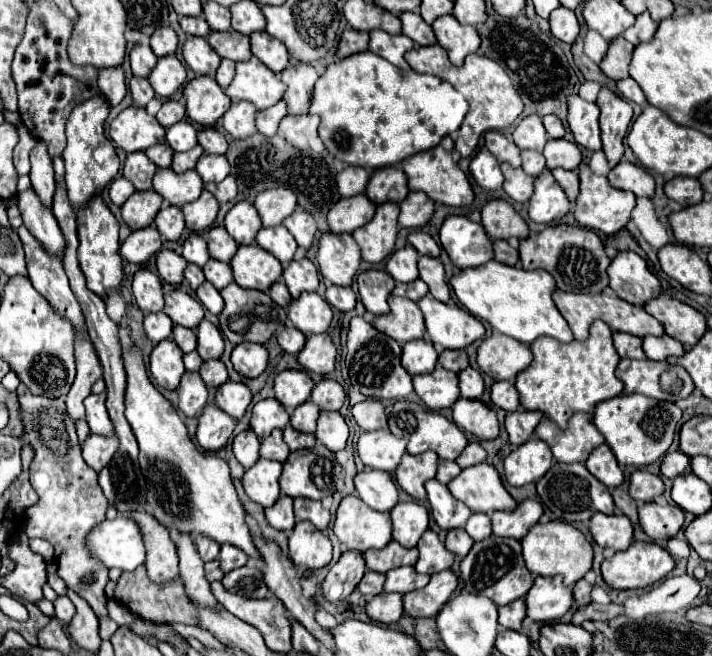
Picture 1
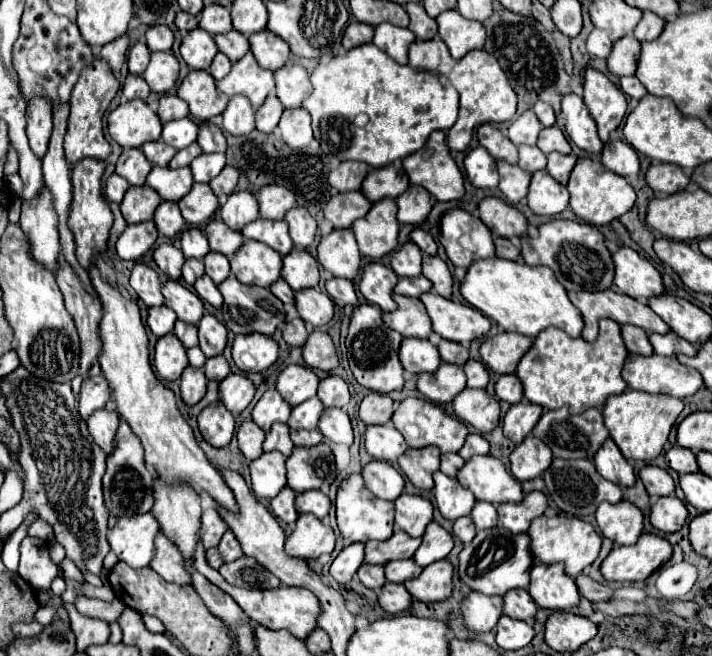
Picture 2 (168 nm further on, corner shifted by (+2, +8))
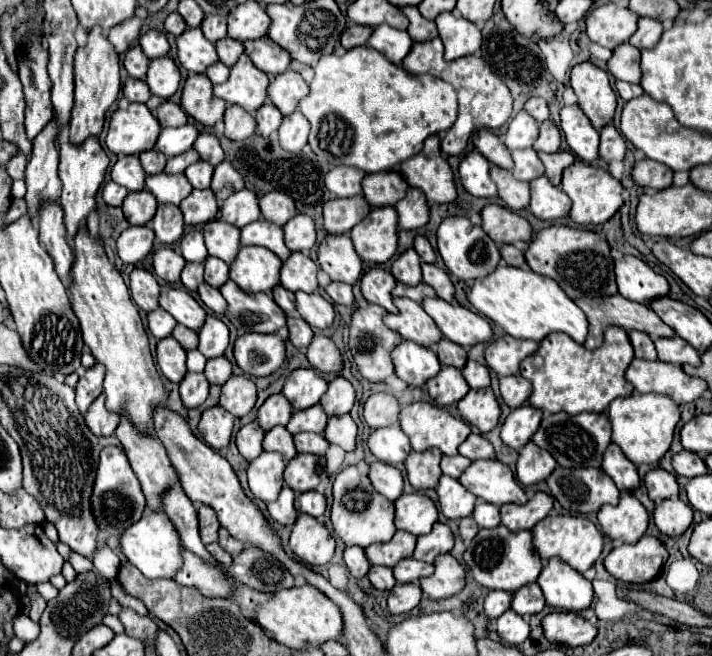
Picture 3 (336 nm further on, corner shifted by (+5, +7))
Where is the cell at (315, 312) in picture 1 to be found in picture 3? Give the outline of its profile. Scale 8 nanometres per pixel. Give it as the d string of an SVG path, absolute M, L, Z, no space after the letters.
M296 293L296 309L310 323L310 327L326 329L334 321L334 307L330 301L326 301L320 293Z

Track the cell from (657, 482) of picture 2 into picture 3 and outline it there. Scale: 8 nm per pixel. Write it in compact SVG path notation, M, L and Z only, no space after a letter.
M652 469L646 473L644 477L644 483L646 483L646 489L648 489L648 495L654 503L660 503L664 499L670 499L670 497L676 497L680 487L678 487L678 481L672 473L664 471L664 469Z

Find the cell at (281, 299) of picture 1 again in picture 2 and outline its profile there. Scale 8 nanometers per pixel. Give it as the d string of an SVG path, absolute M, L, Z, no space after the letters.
M279 278L277 282L273 282L269 290L271 290L283 304L293 304L293 290L289 288L287 282L283 282L283 278Z

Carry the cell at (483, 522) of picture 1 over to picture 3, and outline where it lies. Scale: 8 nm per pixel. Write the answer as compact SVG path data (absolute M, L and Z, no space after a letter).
M478 501L472 517L476 519L478 527L488 527L488 529L498 527L500 525L500 507L486 503L486 501Z

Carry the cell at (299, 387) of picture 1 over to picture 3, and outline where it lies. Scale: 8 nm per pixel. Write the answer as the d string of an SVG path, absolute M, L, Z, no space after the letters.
M296 369L288 375L282 393L292 403L294 411L308 409L320 401L328 383L314 369Z

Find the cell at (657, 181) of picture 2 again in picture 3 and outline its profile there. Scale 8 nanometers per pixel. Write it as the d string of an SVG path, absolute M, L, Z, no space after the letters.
M642 159L636 161L632 167L632 179L640 187L650 187L650 189L666 189L672 185L672 171L662 167L658 161L652 159Z

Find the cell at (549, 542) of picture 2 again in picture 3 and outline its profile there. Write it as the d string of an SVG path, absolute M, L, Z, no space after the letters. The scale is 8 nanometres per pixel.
M580 515L546 517L532 529L532 535L534 535L534 547L542 559L560 557L570 567L574 567L576 571L582 571L582 573L594 565L594 561L600 557L602 545L604 545L604 537L596 529L596 525L590 519L580 517Z

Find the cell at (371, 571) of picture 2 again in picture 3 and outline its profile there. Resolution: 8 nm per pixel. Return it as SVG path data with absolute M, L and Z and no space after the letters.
M372 567L368 571L368 579L380 591L390 591L396 585L396 579L394 579L390 567Z

